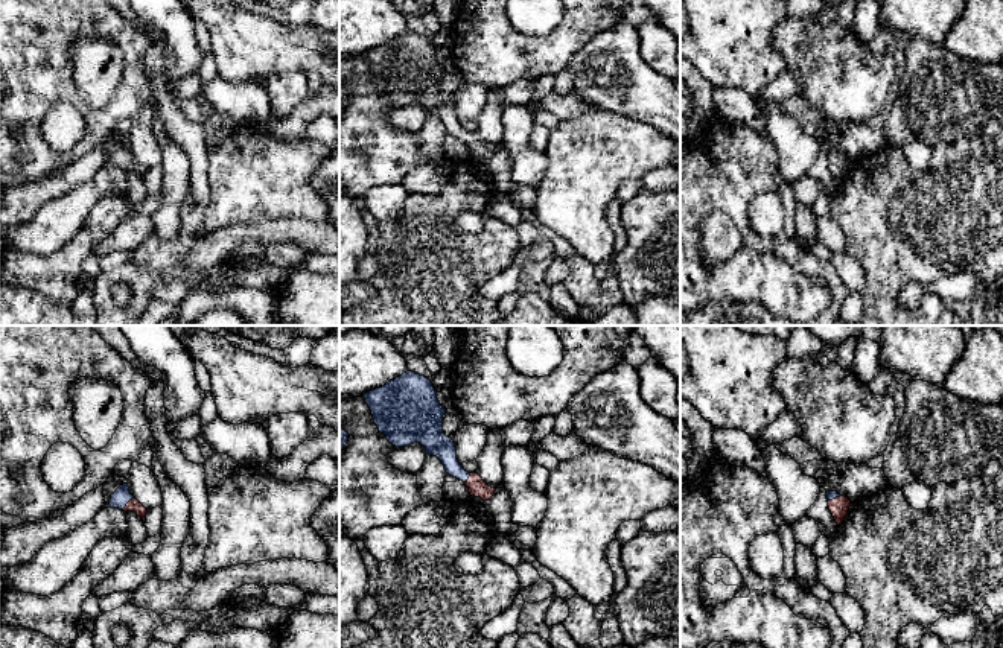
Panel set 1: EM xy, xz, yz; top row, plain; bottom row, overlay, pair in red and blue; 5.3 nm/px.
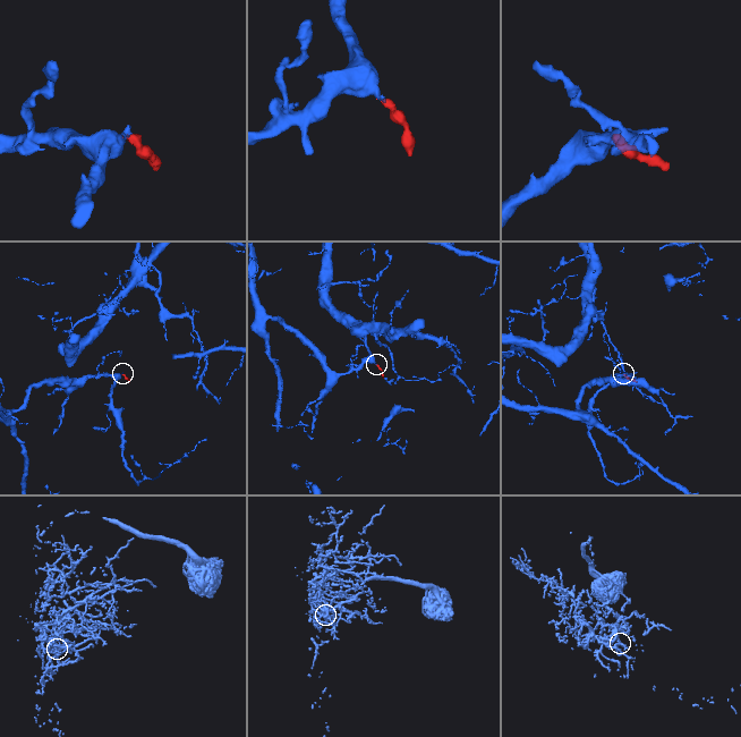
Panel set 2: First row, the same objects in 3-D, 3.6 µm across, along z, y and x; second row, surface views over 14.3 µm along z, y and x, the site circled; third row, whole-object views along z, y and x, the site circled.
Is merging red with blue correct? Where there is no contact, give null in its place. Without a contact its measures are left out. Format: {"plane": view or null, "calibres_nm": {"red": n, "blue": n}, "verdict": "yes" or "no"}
{"plane": "xy", "calibres_nm": {"red": 70, "blue": 90}, "verdict": "yes"}

